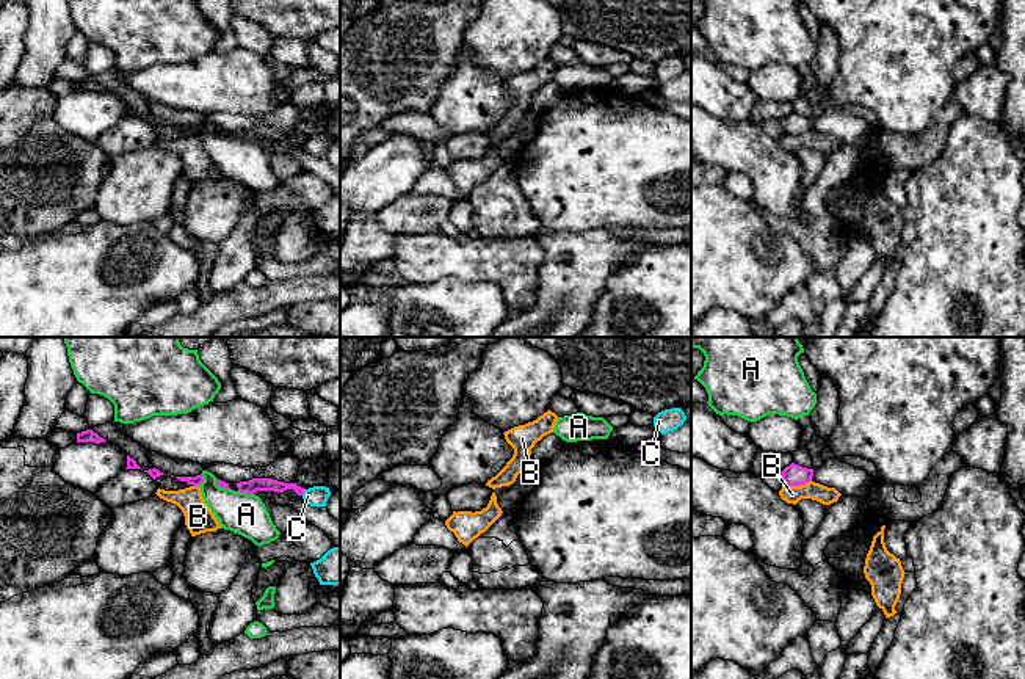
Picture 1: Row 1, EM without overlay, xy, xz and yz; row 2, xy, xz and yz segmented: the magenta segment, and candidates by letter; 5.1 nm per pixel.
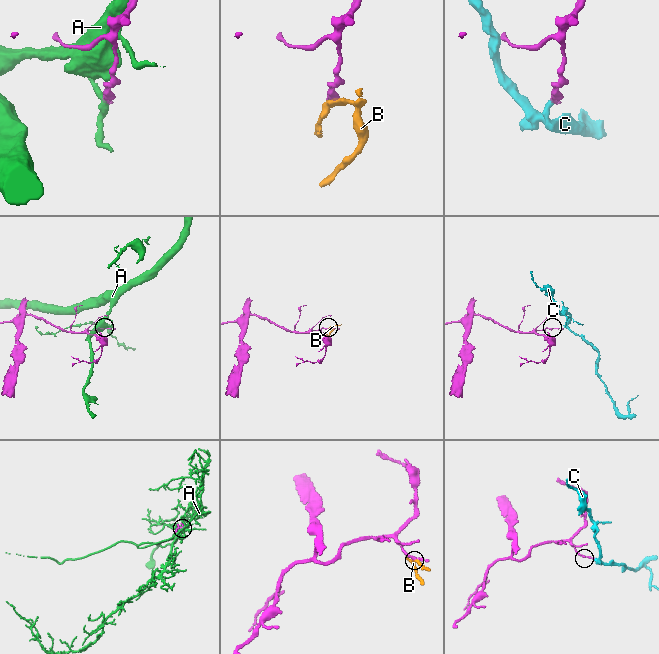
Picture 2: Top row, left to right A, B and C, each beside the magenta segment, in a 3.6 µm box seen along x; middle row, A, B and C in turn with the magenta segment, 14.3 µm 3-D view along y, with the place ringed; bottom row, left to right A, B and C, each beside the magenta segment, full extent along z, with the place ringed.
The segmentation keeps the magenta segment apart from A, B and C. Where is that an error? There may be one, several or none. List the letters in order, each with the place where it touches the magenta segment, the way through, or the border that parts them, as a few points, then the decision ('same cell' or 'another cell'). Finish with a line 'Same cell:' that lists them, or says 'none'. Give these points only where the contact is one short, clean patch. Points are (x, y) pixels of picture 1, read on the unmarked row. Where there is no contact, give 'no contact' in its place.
A: xy (246, 140) | another cell
B: yz (796, 134) | along yz (811, 129), (801, 134), (784, 134) | another cell
C: xy (303, 141) | along xy (304, 138), (301, 143) | another cell
Same cell: none

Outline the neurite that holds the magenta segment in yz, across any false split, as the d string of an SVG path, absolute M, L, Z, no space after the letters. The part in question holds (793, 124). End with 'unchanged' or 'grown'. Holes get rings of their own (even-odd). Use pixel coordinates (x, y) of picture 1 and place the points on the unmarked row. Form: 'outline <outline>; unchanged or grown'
outline M791 111L781 121L781 124L782 124L784 133L801 135L812 130L813 118L807 118L799 113Z; unchanged

